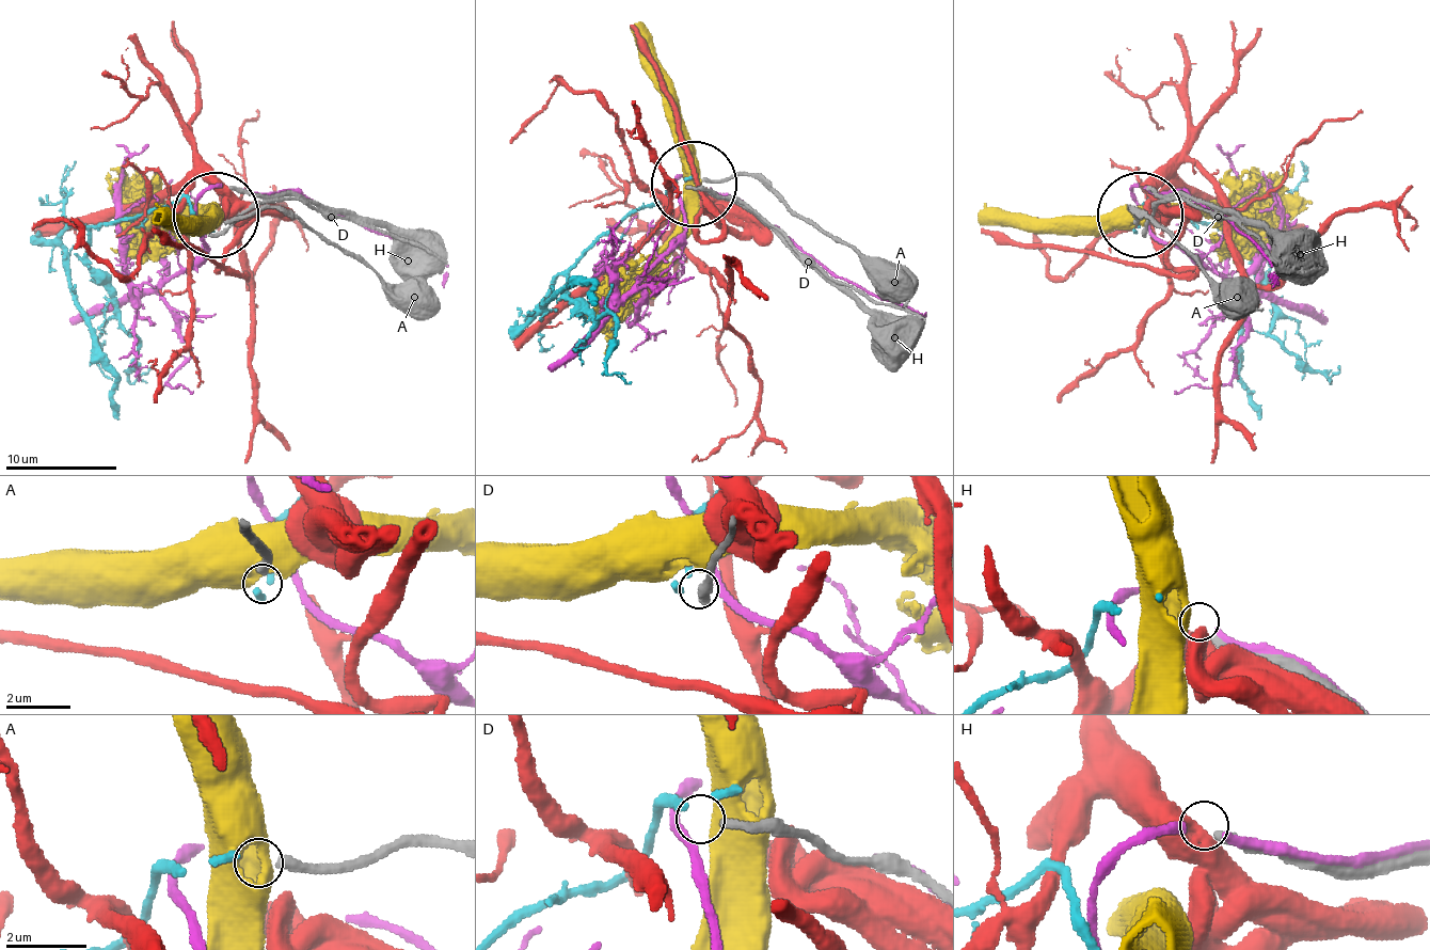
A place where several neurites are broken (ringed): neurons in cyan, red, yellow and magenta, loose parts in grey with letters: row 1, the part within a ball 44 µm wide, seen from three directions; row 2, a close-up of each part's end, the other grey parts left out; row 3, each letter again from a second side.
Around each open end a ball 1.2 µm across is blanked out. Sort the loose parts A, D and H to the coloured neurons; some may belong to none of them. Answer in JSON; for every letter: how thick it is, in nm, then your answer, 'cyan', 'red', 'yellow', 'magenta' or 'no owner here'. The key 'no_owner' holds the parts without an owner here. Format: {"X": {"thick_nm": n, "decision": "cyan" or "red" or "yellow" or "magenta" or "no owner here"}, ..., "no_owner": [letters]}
{"A": {"thick_nm": 280, "decision": "cyan"}, "D": {"thick_nm": 220, "decision": "no owner here"}, "H": {"thick_nm": 240, "decision": "red"}, "no_owner": ["D"]}

